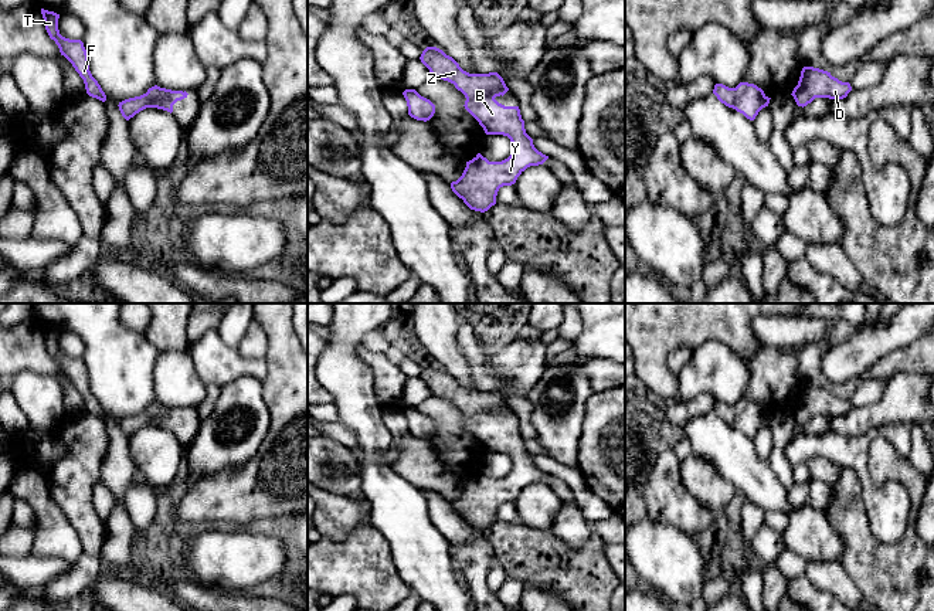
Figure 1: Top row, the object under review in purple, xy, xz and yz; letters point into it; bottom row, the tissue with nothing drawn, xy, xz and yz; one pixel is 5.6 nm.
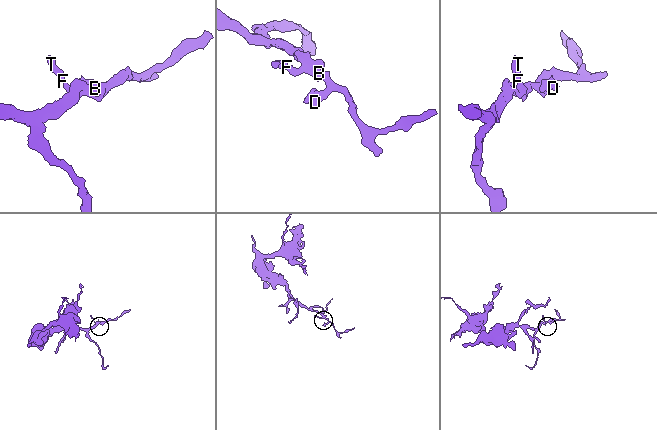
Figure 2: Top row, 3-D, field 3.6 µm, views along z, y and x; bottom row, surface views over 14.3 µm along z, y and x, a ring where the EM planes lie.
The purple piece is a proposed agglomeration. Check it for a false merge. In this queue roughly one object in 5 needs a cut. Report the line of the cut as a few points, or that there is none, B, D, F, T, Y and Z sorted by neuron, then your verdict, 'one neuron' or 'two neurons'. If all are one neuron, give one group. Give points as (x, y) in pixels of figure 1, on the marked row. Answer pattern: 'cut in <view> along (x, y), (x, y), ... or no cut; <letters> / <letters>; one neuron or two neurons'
no cut; B D F T Y Z; one neuron

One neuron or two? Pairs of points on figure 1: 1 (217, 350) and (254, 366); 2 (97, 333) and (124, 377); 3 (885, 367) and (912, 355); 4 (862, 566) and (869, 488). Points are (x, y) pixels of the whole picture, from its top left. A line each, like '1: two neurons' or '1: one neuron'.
1: one neuron
2: one neuron
3: one neuron
4: two neurons

